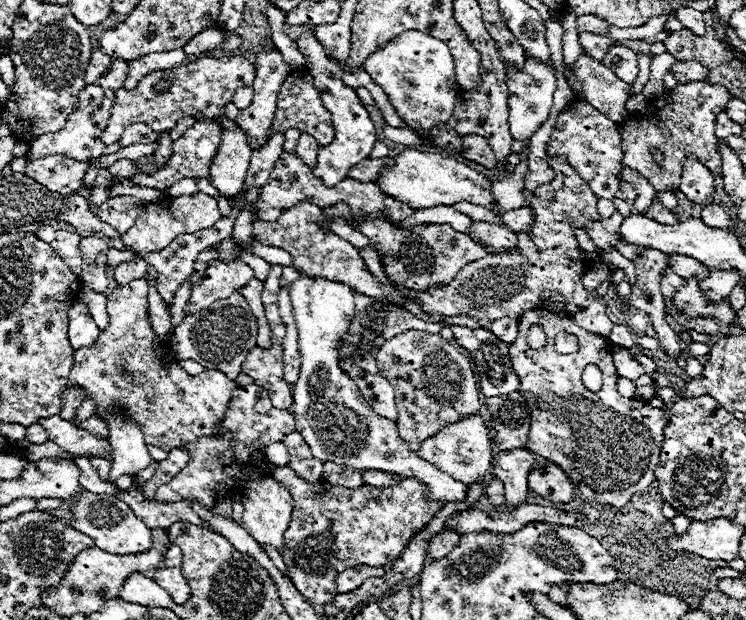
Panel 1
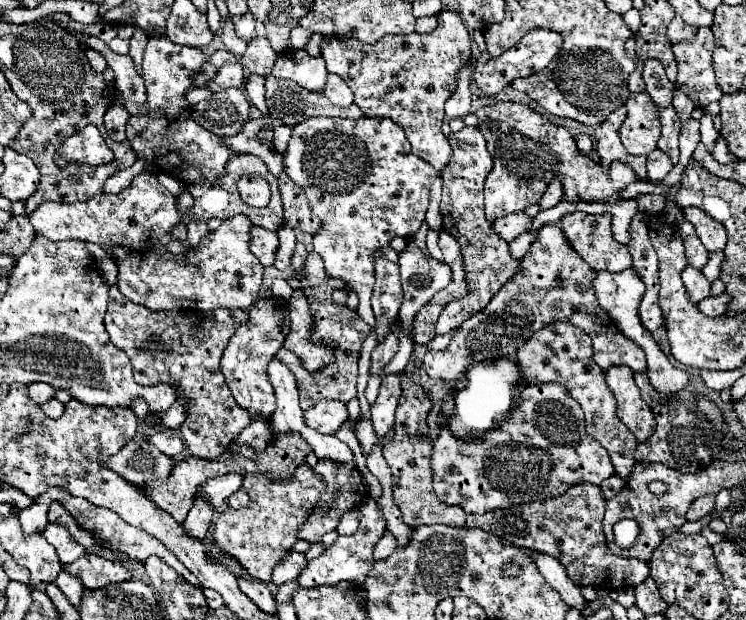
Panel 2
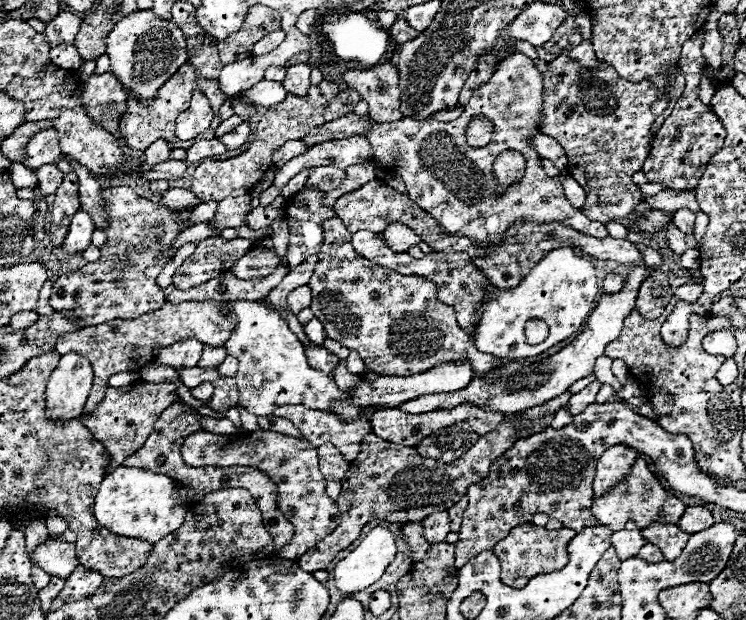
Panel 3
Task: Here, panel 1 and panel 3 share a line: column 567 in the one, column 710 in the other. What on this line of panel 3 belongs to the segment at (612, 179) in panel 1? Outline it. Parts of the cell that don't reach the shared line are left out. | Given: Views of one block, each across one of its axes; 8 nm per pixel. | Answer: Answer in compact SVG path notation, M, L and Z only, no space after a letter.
M698 88L688 96L682 94L674 104L672 114L664 120L662 128L656 132L642 172L648 176L650 182L660 182L666 188L694 190L710 158L722 148L724 136L726 130L722 128L718 116L712 112L710 106L700 102Z

